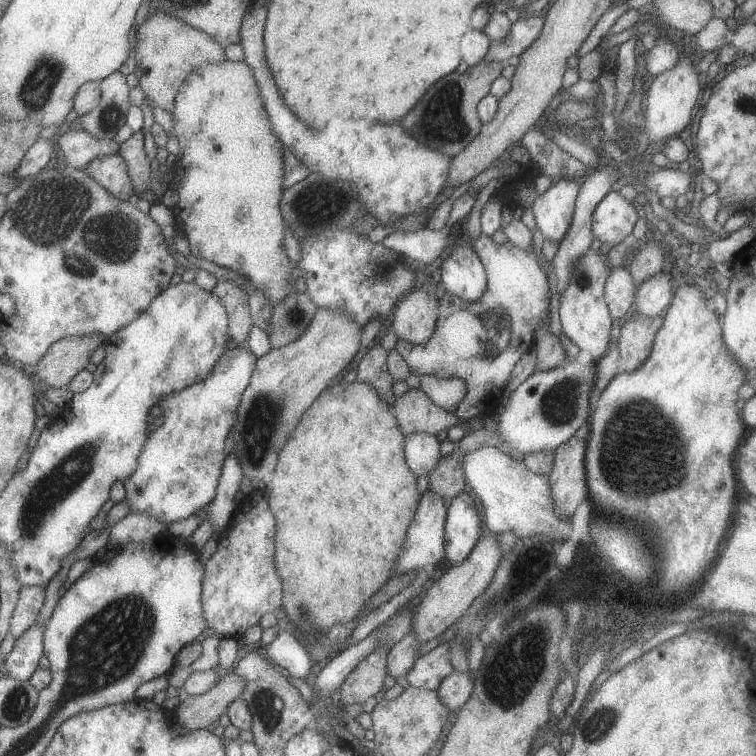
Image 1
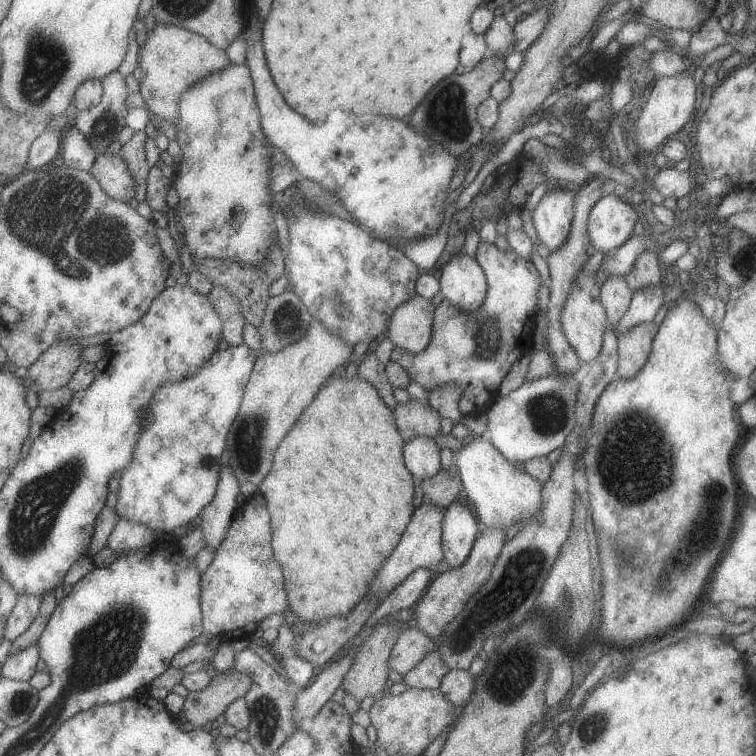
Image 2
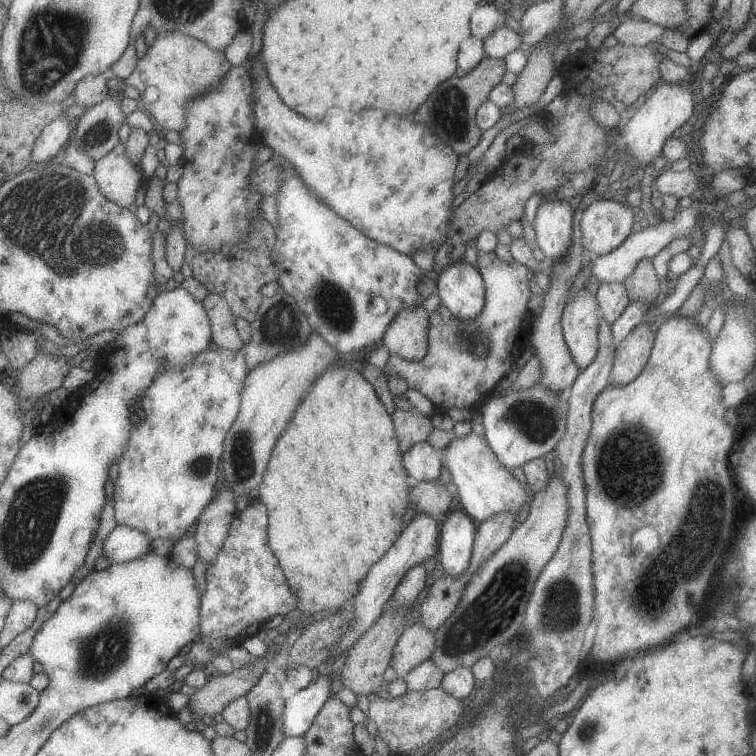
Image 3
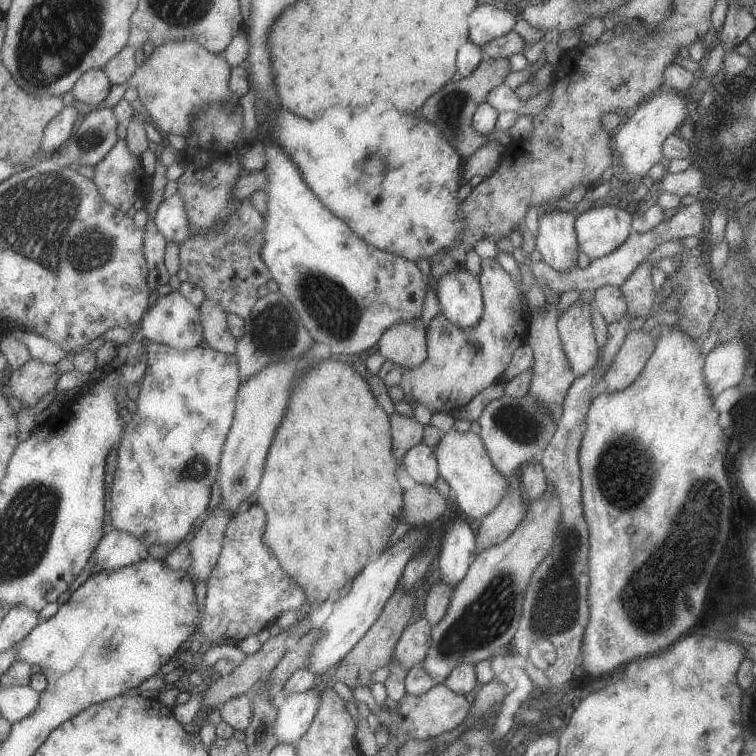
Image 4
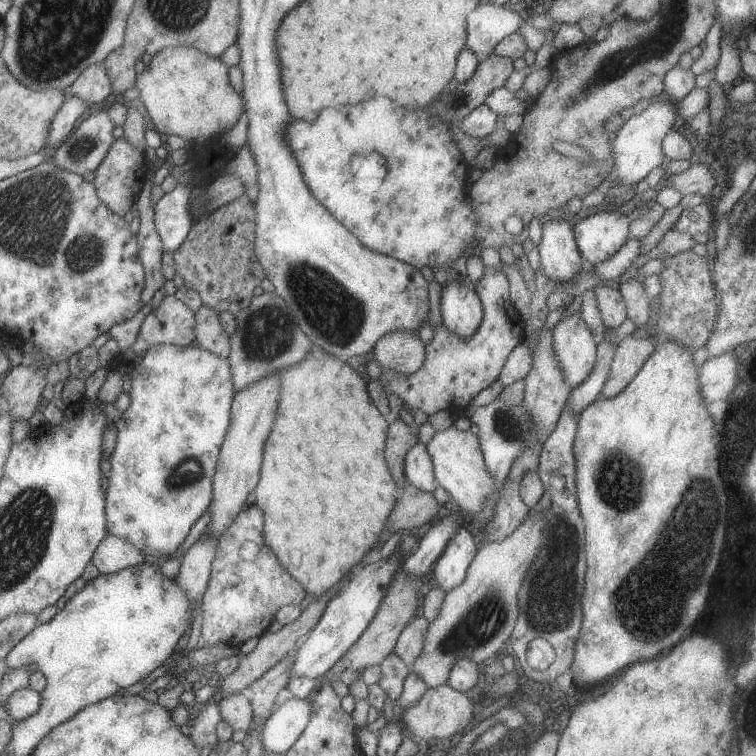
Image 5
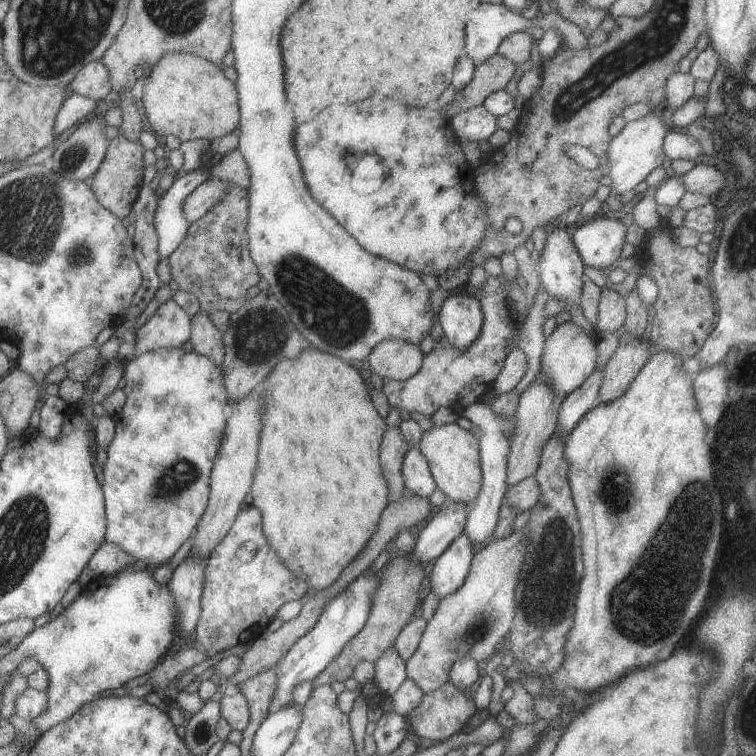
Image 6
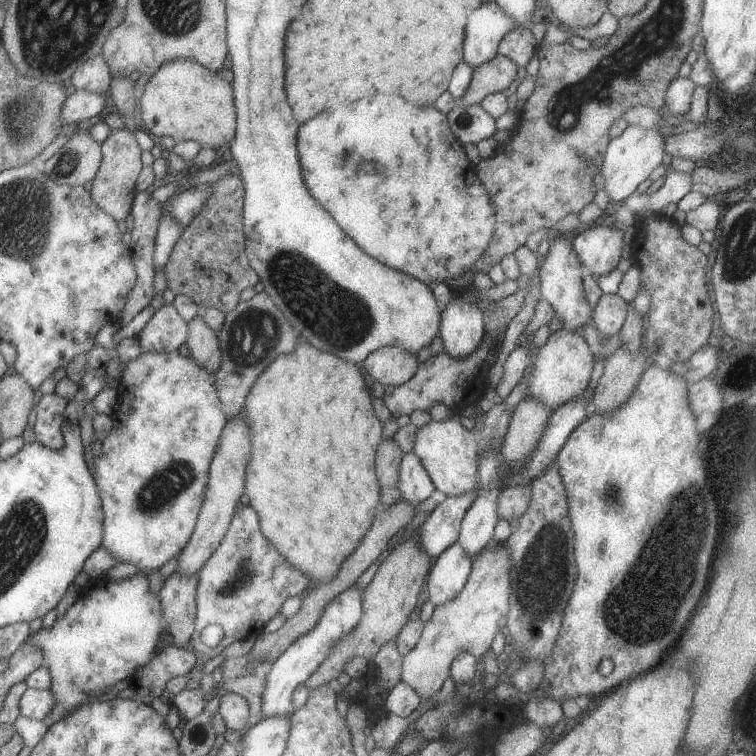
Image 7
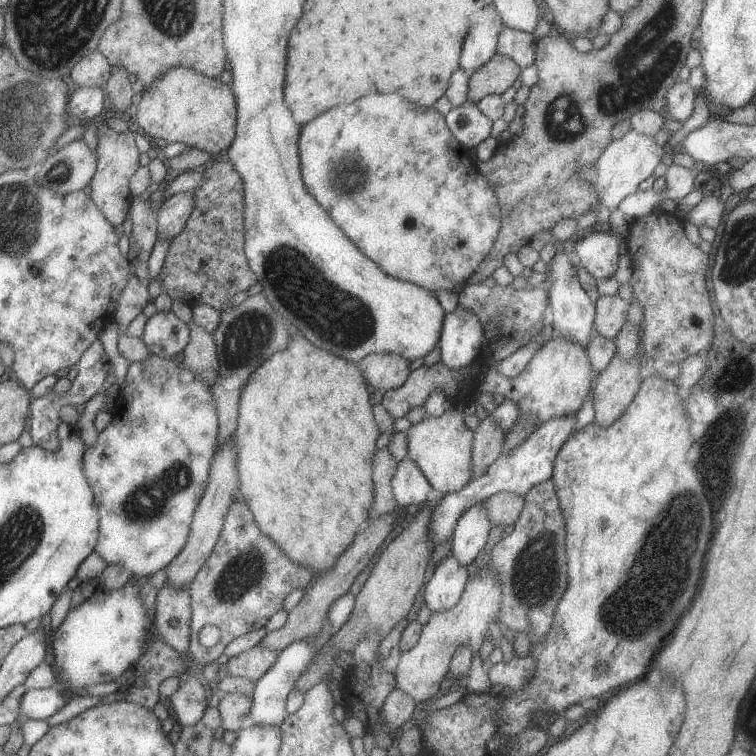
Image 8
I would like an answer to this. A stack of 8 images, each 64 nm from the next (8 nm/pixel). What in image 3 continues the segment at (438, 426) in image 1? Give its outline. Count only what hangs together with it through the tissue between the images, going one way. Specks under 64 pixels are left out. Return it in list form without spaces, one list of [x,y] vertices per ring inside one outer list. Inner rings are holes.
[[[413,405],[410,410],[397,408],[391,416],[402,453],[410,446],[427,440],[435,428],[431,416],[423,415]]]

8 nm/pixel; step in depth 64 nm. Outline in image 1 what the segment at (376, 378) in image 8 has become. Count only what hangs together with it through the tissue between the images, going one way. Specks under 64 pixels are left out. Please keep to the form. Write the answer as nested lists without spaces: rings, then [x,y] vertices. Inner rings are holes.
[[[414,289],[404,297],[393,311],[391,329],[398,341],[413,346],[425,346],[433,337],[439,314],[439,302],[435,294]]]

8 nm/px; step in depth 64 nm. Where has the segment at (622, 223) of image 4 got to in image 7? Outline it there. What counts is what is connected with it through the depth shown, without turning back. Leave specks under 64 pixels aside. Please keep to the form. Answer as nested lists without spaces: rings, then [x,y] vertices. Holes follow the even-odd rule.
[[[590,225],[571,235],[574,252],[578,254],[585,271],[602,276],[612,272],[620,262],[624,232],[616,227]]]

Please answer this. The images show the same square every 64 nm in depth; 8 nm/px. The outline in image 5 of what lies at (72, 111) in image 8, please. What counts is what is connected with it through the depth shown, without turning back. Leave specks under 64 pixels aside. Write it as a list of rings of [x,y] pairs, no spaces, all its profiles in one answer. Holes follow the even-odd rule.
[[[67,95],[65,103],[62,104],[60,110],[54,116],[50,130],[48,130],[48,142],[45,147],[52,146],[60,142],[63,143],[70,132],[74,130],[74,125],[77,120],[81,120],[82,114],[88,110],[89,104],[85,100],[78,98],[76,95]]]

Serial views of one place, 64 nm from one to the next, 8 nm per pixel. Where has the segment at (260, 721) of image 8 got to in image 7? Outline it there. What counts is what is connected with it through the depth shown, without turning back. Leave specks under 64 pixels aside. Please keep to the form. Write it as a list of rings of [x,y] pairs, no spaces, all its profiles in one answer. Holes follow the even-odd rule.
[[[355,583],[336,596],[330,604],[325,606],[318,624],[308,634],[301,636],[288,646],[284,654],[265,670],[268,678],[266,678],[266,688],[262,694],[262,717],[264,719],[270,716],[284,716],[295,711],[293,692],[318,670],[318,666],[328,658],[334,644],[342,636],[350,634],[362,620],[362,594],[364,594],[364,588],[358,589]]]

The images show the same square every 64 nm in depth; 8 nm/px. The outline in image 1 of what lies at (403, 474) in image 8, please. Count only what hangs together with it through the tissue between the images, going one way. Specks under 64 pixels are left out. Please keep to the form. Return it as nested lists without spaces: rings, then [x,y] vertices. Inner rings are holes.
[[[417,433],[405,438],[405,460],[417,478],[430,475],[438,467],[443,458],[440,445],[436,435]]]

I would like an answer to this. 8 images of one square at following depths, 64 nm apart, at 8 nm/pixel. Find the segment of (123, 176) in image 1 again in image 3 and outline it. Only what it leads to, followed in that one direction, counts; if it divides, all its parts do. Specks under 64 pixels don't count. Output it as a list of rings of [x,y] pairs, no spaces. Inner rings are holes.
[[[122,142],[95,163],[92,176],[104,197],[123,208],[135,204],[138,190],[143,184],[143,176],[127,158]]]

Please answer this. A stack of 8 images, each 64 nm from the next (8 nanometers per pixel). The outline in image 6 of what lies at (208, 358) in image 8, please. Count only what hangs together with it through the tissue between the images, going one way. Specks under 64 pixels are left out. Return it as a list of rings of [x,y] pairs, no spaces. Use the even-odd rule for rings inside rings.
[[[201,311],[192,317],[190,342],[198,354],[210,358],[216,366],[221,366],[226,356],[224,333],[210,320],[210,313]]]

